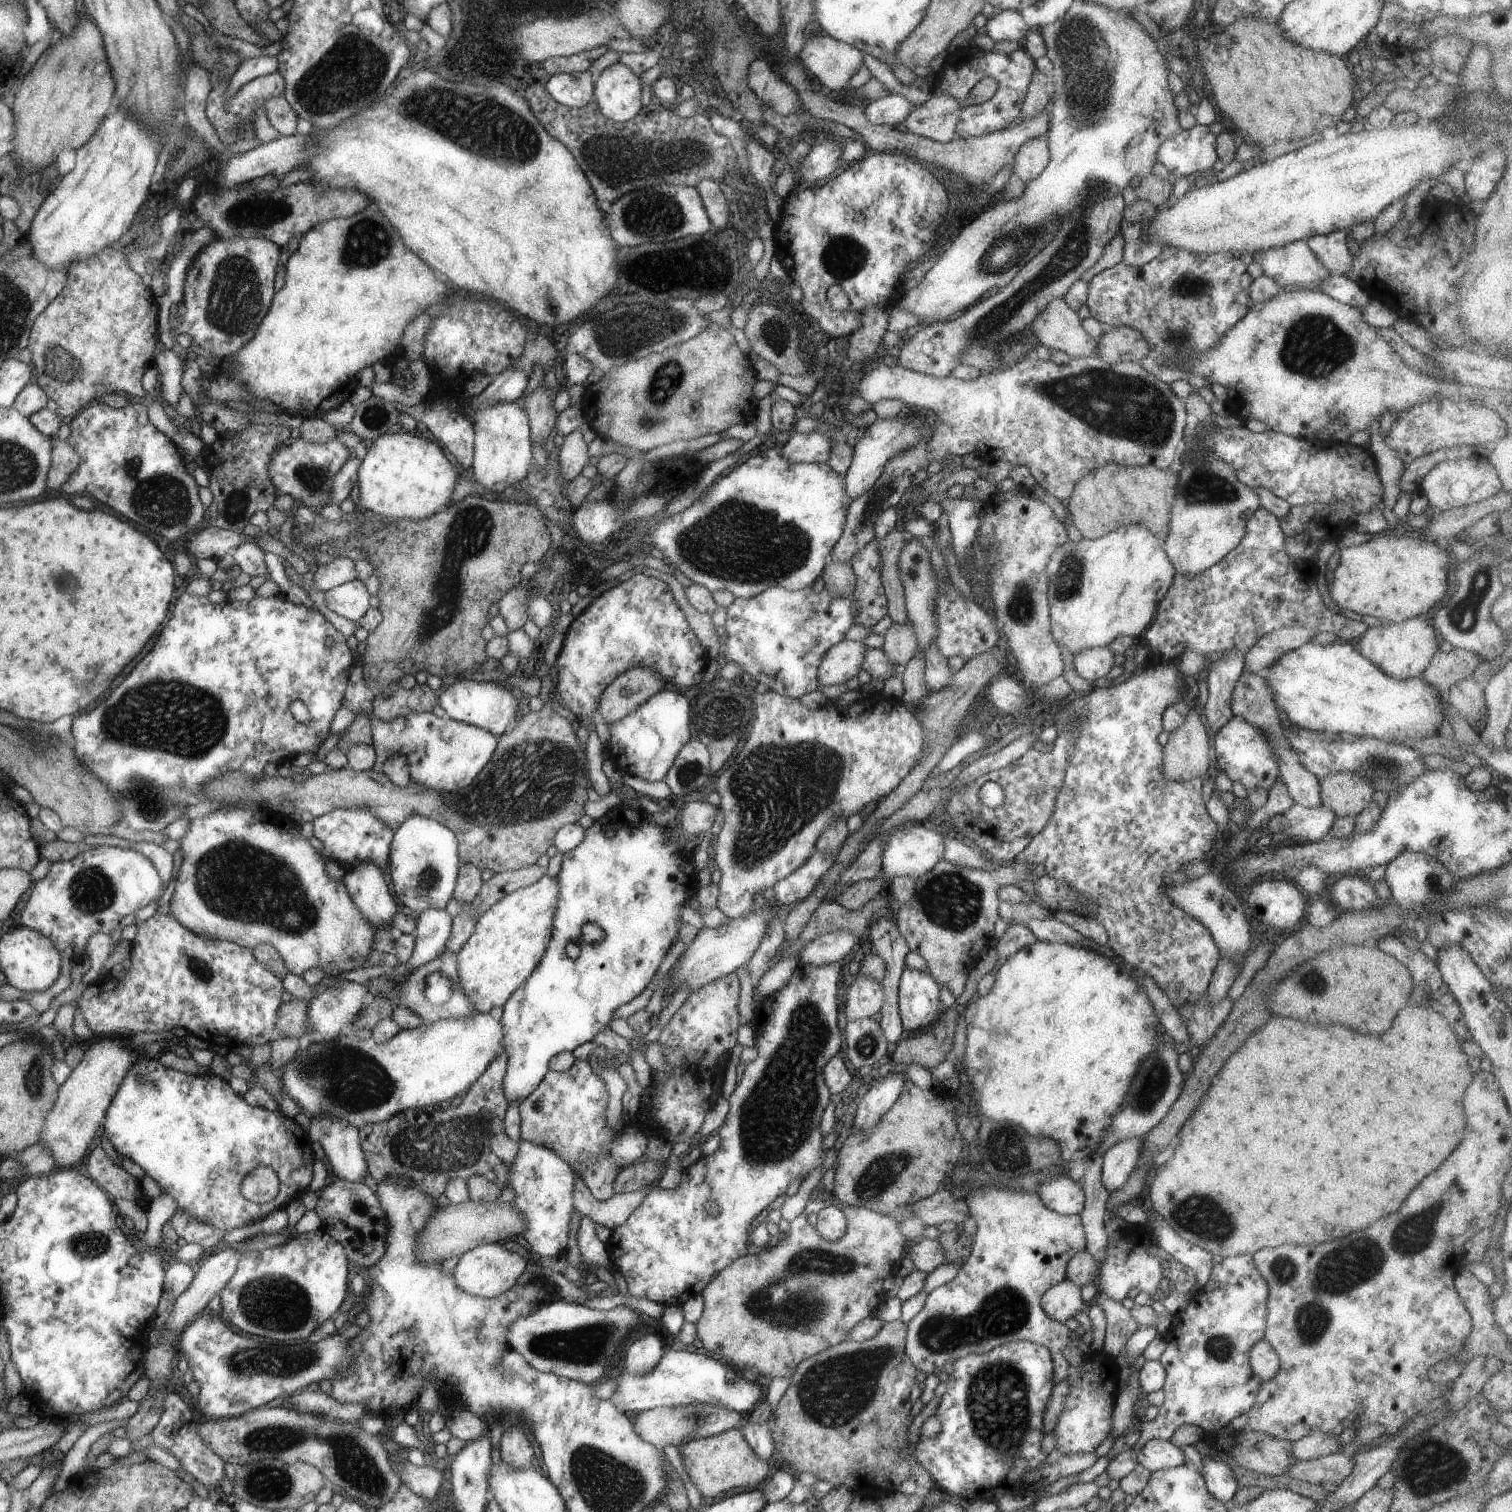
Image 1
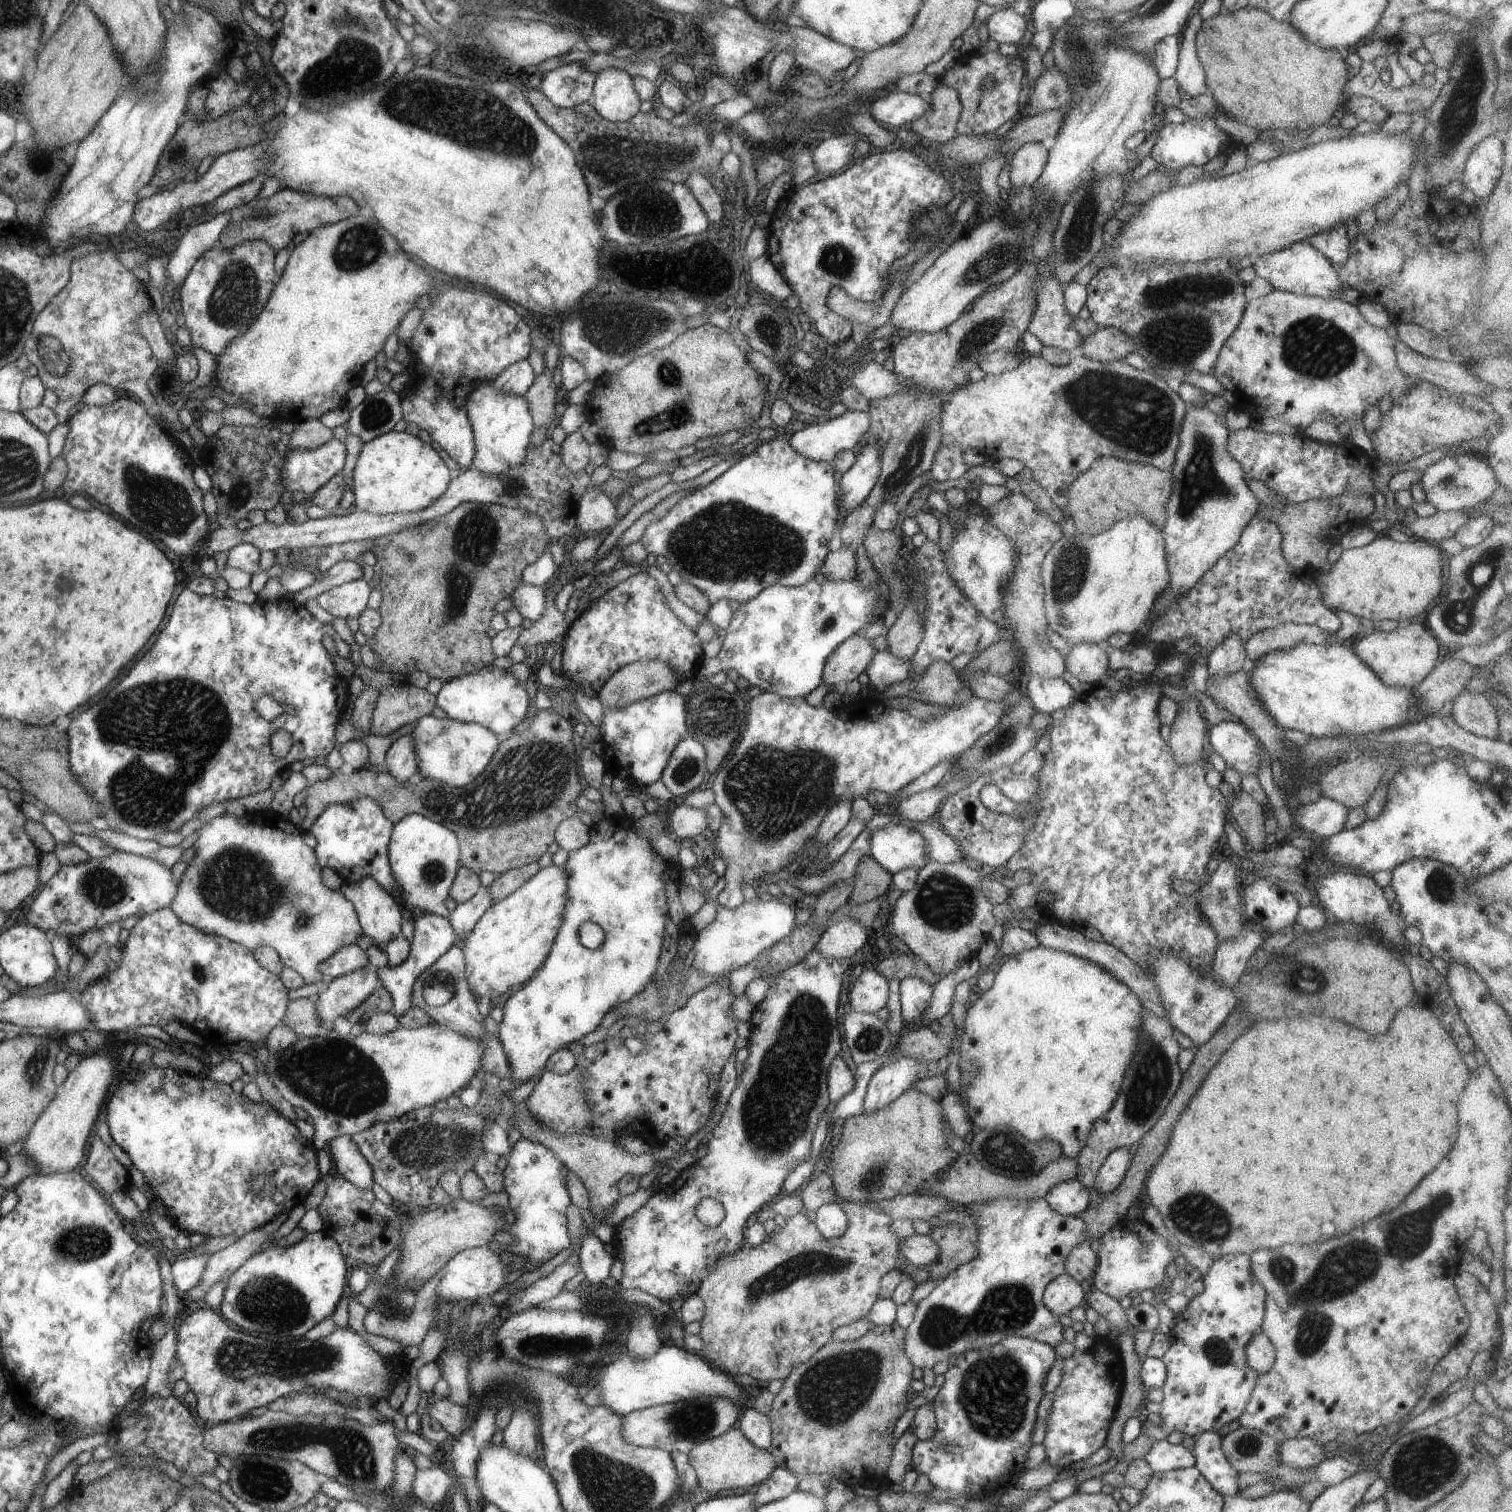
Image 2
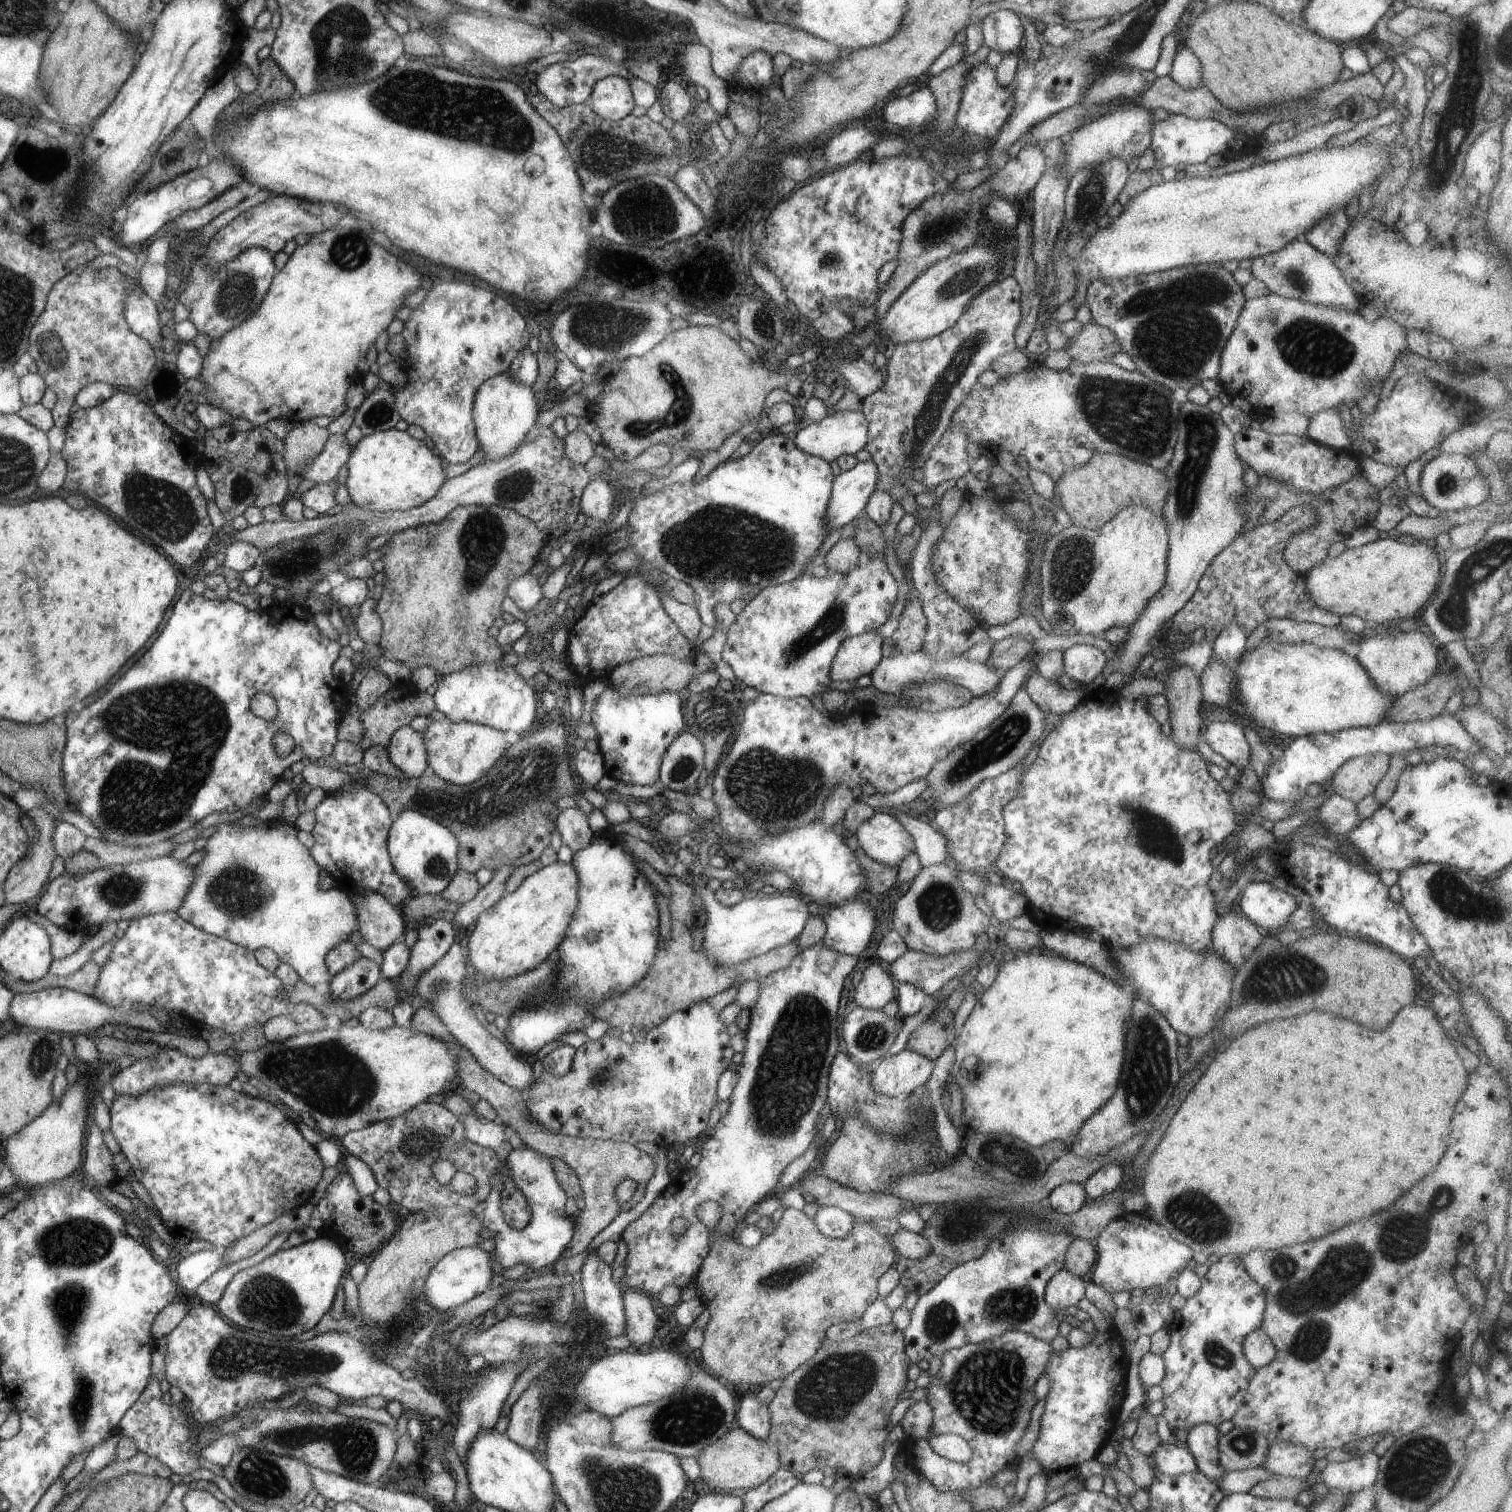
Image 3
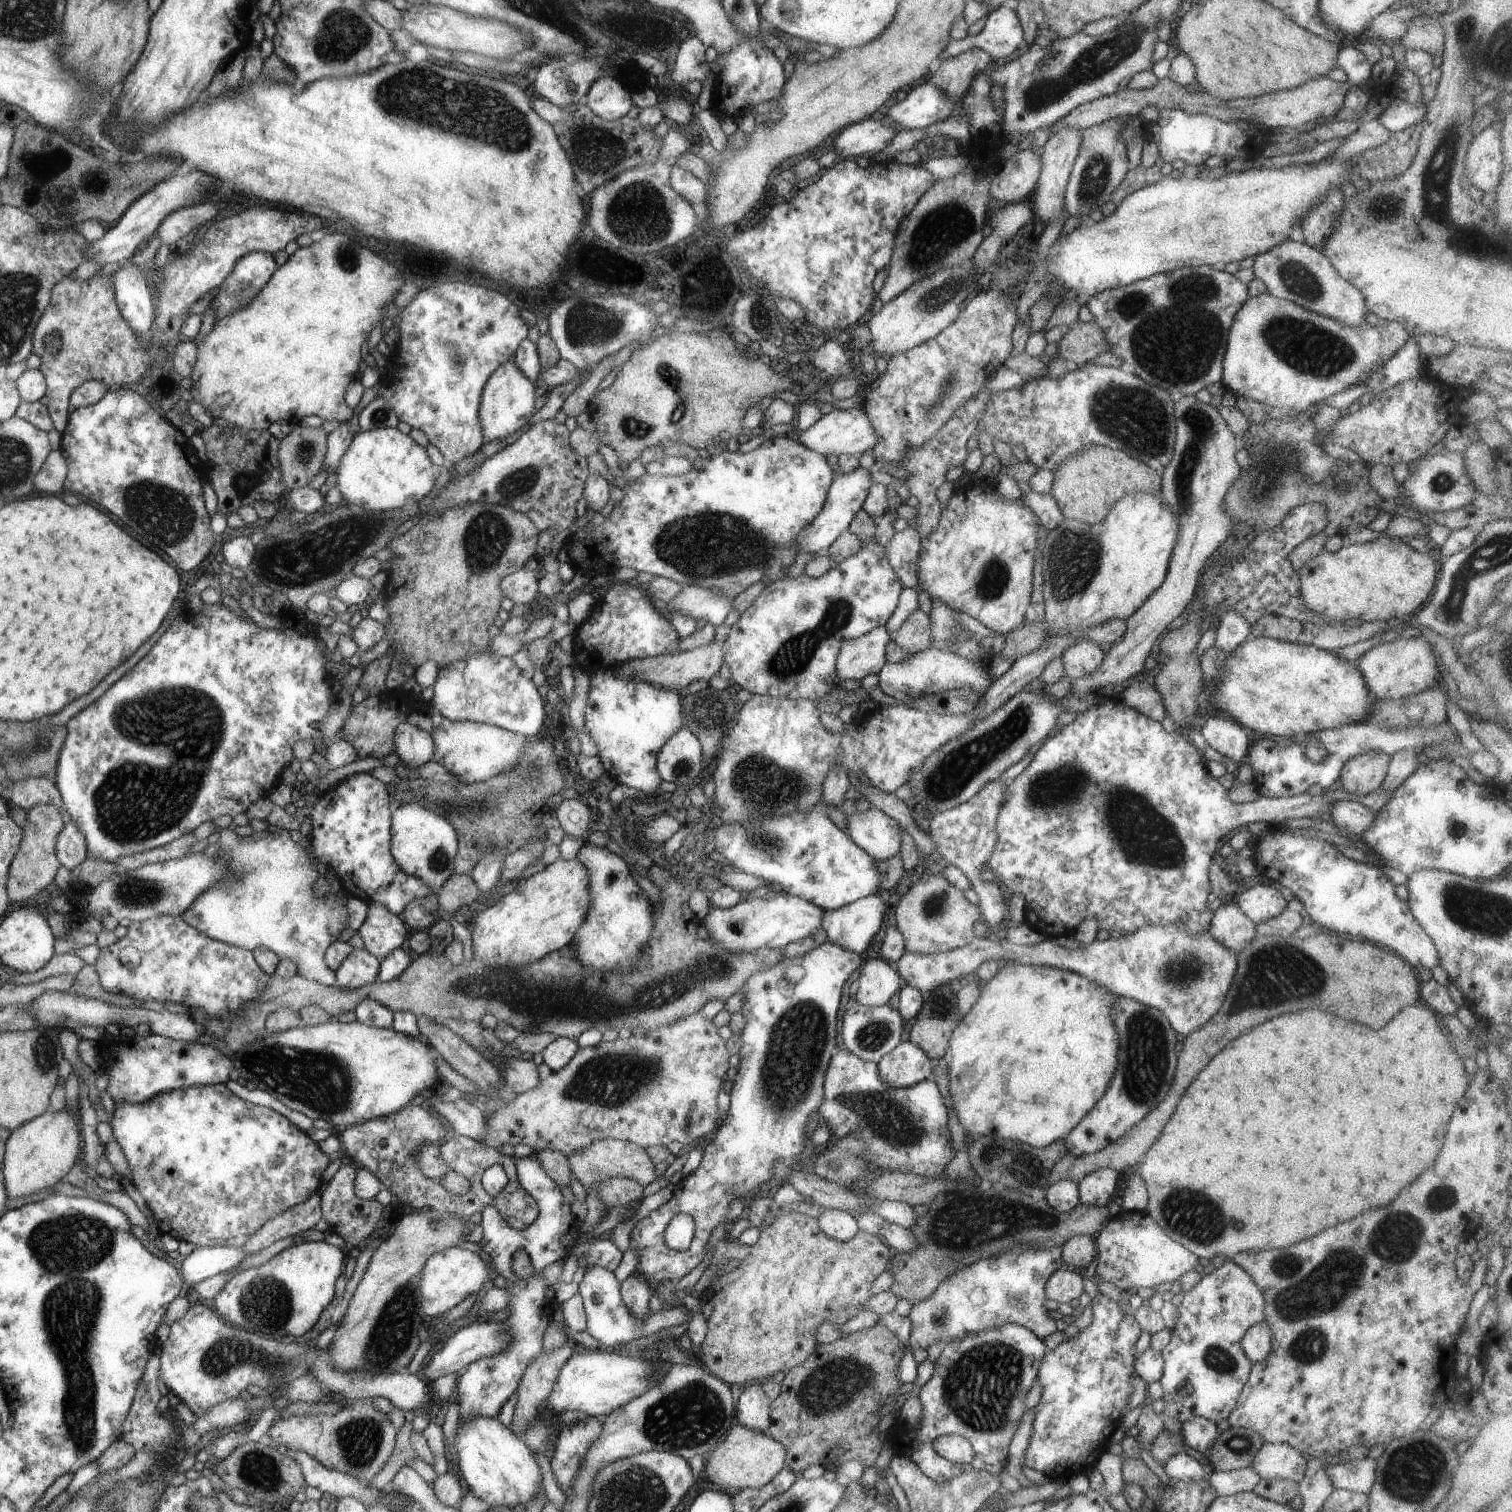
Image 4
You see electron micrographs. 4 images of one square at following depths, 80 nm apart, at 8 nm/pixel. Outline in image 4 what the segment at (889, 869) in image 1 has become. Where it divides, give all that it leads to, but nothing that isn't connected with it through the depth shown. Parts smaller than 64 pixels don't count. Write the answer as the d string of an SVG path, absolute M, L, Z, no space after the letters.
M870 807L847 818L850 838L876 862L895 857L901 851L901 826L885 812Z

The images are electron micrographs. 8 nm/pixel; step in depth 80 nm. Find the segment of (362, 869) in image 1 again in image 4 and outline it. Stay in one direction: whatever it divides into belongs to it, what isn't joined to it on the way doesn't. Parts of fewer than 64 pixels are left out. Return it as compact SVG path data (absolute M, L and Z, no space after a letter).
M367 903L365 921L357 930L364 941L365 949L382 960L406 942L406 926L401 916L390 912L386 905Z

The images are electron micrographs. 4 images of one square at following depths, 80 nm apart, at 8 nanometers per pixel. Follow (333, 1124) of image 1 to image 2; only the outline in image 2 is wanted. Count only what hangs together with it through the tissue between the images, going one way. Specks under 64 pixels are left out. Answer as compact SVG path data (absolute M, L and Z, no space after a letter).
M340 1135L329 1142L329 1154L340 1176L351 1182L355 1187L371 1189L373 1170L365 1156L355 1145L351 1135Z

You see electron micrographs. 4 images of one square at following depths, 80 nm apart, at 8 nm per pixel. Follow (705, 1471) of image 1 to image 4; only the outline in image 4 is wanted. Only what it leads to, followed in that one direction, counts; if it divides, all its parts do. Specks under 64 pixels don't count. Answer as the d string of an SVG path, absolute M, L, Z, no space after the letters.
M734 1424L714 1450L709 1452L703 1470L710 1482L720 1486L723 1492L728 1490L759 1489L768 1484L785 1468L786 1449L781 1442L774 1440L745 1426Z

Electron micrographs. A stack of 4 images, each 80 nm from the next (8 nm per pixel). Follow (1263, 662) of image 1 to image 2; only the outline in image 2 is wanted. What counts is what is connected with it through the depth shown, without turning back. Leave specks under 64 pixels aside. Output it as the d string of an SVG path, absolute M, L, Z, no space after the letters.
M1283 623L1254 635L1245 644L1250 662L1256 663L1267 652L1291 649L1302 643L1332 644L1330 635L1316 625Z

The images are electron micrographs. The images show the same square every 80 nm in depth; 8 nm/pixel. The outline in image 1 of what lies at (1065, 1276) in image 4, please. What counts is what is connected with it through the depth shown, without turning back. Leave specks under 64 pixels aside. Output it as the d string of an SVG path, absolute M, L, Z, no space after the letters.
M1062 1280L1044 1292L1040 1307L1052 1320L1065 1323L1084 1308L1081 1288L1070 1280Z

